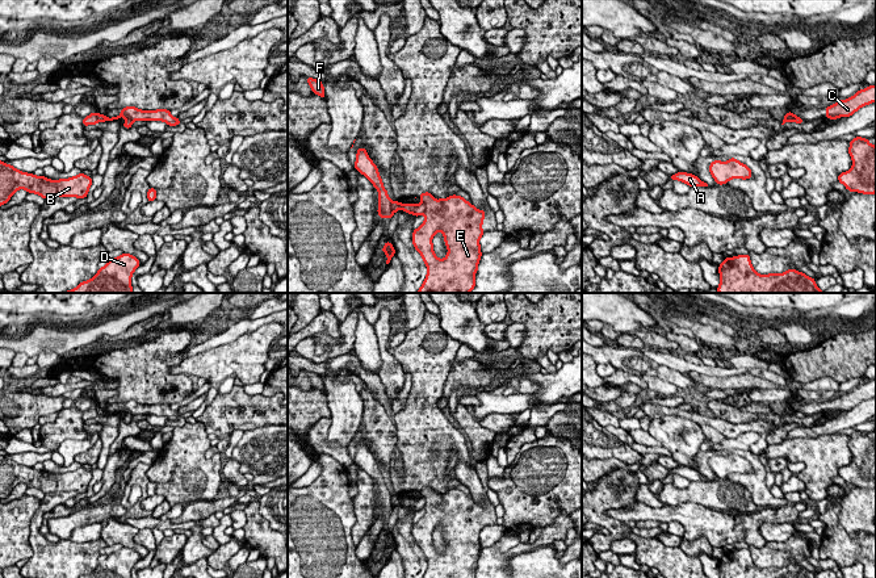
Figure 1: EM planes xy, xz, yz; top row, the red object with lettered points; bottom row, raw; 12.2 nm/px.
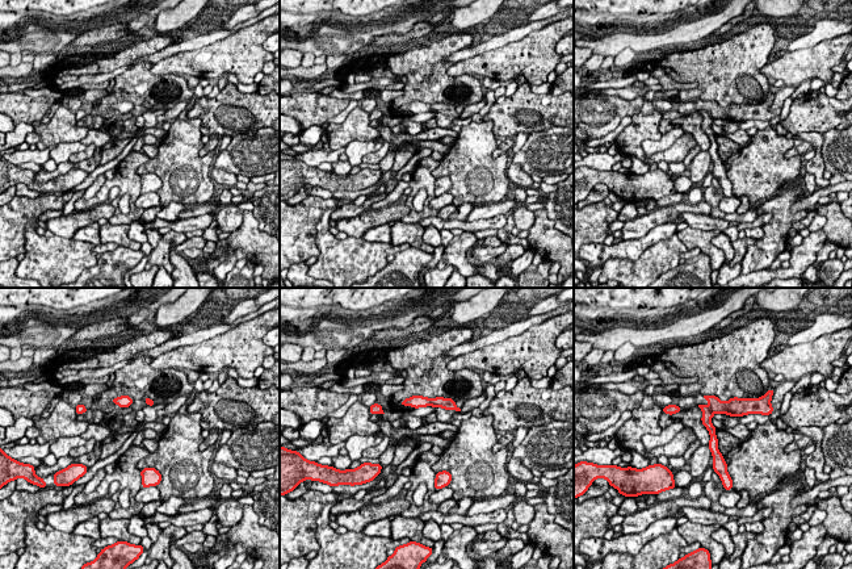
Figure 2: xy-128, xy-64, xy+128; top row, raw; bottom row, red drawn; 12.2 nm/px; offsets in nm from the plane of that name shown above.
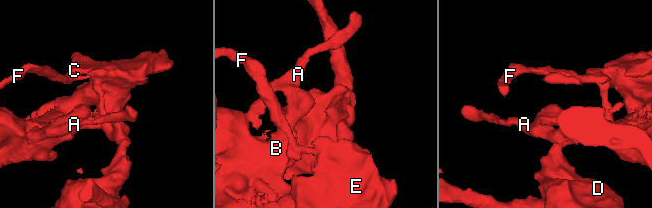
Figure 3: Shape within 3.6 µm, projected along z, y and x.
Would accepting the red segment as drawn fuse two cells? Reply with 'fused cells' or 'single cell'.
fused cells

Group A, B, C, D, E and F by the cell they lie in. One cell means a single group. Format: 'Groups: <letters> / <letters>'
Groups: A B C E F / D

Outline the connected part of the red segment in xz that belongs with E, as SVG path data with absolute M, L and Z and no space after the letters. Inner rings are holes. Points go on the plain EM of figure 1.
M424 486L418 491L426 499L424 516L412 525L415 544L423 552L427 561L427 570L423 578L475 578L475 567L482 550L479 533L486 527L482 518L485 504L478 504L464 491L452 489L448 493L435 494L432 487ZM437 525L443 527L448 548L439 553L433 545L432 532Z

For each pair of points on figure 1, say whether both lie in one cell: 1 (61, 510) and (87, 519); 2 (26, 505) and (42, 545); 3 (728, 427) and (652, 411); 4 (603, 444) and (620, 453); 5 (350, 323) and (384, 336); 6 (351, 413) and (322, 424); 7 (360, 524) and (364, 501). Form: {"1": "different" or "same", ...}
{"1": "different", "2": "different", "3": "same", "4": "same", "5": "different", "6": "different", "7": "same"}

